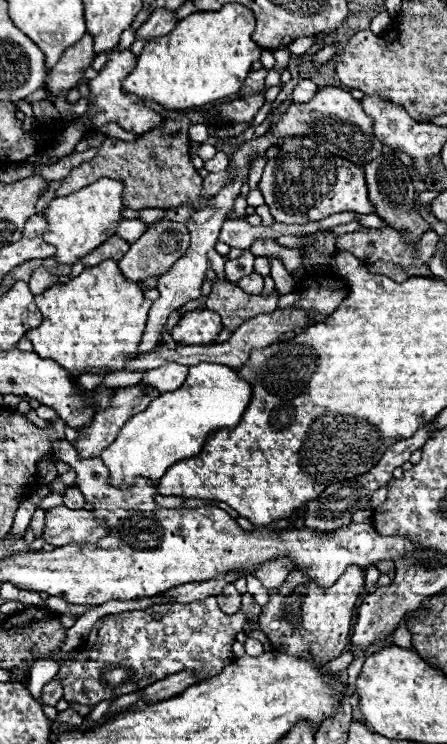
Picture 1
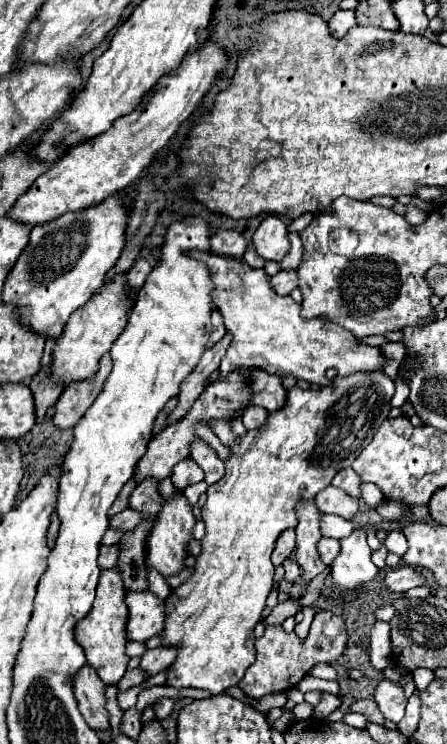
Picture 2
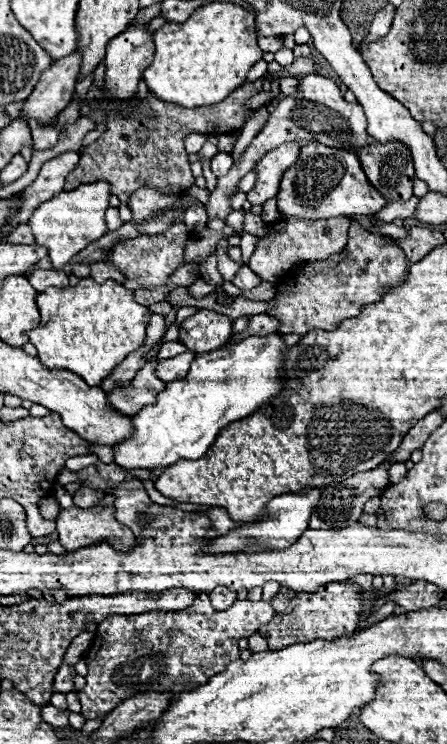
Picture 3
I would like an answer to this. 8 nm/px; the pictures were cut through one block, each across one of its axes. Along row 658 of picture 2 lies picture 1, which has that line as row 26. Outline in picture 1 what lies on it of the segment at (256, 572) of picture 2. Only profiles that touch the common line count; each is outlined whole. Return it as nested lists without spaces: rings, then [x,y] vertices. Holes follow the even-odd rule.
[[[226,4],[222,10],[218,12],[196,12],[186,16],[184,20],[180,20],[176,24],[176,28],[166,34],[160,36],[156,40],[150,40],[142,54],[138,56],[136,68],[132,70],[132,74],[124,80],[124,90],[128,94],[136,94],[138,98],[146,98],[146,100],[154,100],[158,106],[166,108],[166,110],[186,110],[186,108],[200,108],[206,104],[212,104],[220,98],[232,96],[236,94],[254,60],[260,58],[262,48],[258,48],[252,42],[252,32],[254,32],[254,14],[244,8],[242,4]]]

